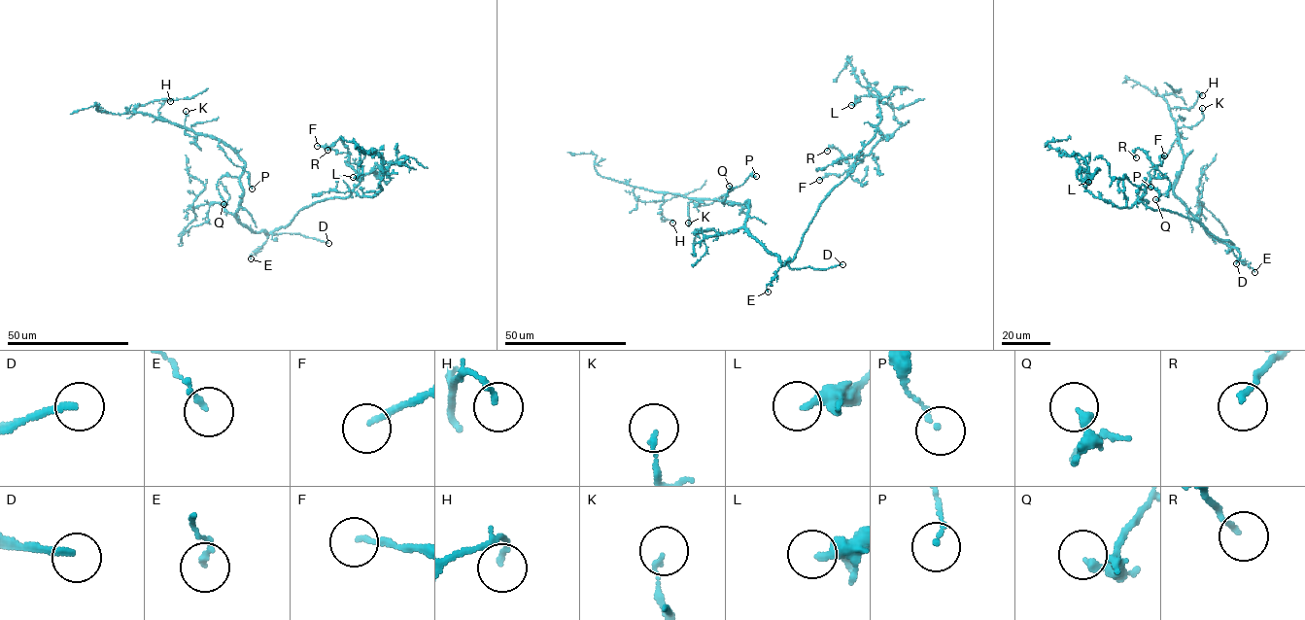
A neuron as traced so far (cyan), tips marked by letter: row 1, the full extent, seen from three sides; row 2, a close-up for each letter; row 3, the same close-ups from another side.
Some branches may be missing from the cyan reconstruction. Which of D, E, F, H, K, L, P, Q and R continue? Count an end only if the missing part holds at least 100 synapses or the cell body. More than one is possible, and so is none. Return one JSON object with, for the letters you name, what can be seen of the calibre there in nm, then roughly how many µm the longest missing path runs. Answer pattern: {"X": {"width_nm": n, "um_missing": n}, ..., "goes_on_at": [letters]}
{"D": {"width_nm": 180, "um_missing": 60}, "goes_on_at": ["D"]}

